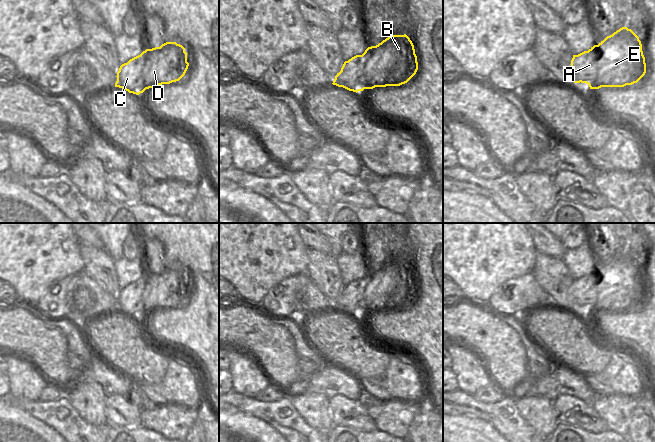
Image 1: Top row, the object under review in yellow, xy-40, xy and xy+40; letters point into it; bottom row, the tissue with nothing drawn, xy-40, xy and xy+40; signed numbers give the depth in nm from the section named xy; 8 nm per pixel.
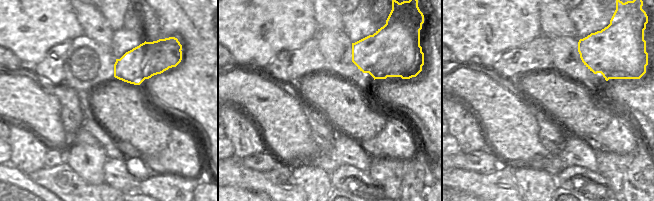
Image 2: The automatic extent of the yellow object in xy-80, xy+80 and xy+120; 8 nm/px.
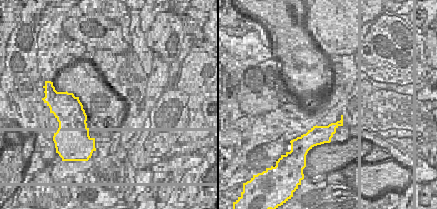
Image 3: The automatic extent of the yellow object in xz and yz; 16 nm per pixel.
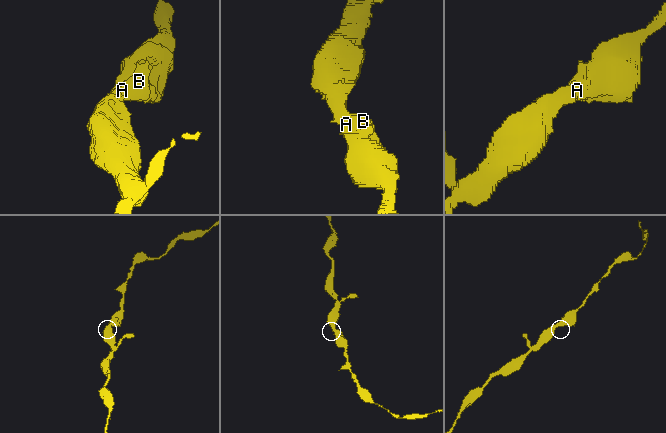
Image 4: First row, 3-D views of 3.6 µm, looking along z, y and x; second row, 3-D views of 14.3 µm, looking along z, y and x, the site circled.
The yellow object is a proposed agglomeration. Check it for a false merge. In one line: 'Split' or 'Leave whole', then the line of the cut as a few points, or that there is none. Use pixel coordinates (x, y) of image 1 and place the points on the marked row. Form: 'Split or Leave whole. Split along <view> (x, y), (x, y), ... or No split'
Leave whole. No split

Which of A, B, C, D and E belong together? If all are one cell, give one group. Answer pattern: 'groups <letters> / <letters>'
groups A B C D E

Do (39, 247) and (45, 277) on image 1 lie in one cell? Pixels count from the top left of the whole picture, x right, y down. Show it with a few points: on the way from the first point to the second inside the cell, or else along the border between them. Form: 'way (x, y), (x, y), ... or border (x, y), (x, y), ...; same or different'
way (39, 254), (39, 270); same

